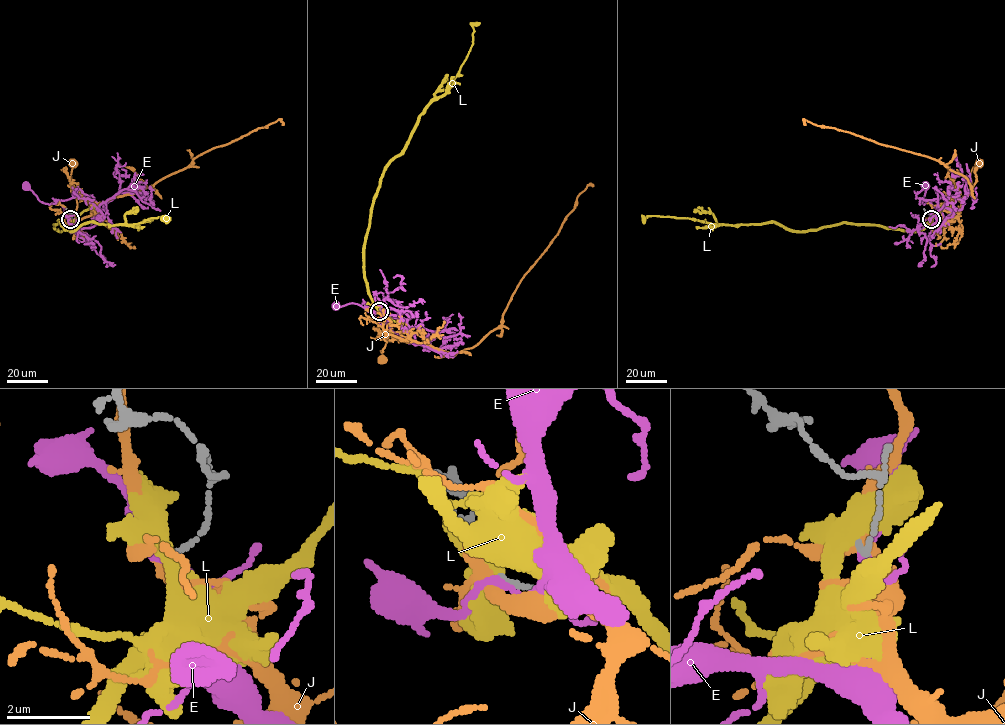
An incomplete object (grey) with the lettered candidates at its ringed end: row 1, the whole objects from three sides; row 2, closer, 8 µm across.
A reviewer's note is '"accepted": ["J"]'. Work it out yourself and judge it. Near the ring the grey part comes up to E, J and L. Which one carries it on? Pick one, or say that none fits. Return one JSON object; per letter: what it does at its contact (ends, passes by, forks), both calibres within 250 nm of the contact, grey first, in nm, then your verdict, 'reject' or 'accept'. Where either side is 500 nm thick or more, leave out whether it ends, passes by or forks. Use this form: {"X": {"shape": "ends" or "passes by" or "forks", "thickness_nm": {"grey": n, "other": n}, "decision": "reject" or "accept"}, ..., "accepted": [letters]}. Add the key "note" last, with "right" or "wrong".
{"E": {"shape": "passes by", "thickness_nm": {"grey": 130, "other": 170}, "decision": "reject"}, "J": {"shape": "forks", "thickness_nm": {"grey": 130, "other": 320}, "decision": "reject"}, "L": {"shape": "forks", "thickness_nm": {"grey": 130, "other": 420}, "decision": "reject"}, "accepted": [], "note": "wrong"}

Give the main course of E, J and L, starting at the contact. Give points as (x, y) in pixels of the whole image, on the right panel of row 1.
E: (930, 219), (932, 227), (937, 229), (943, 215), (929, 202), (922, 202), (924, 187)
J: (930, 218), (935, 227), (955, 220), (971, 185), (971, 170), (978, 163)
L: (930, 218), (924, 228), (917, 231), (843, 222), (798, 231), (771, 222), (721, 225), (652, 216), (642, 220)

